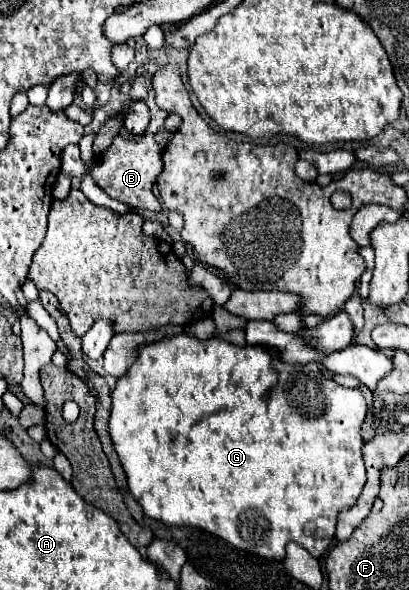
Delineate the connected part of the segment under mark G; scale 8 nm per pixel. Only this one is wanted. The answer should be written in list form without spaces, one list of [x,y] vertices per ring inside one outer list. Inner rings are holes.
[[[176,335],[172,339],[162,339],[158,343],[142,345],[136,363],[128,369],[126,377],[120,377],[116,383],[116,389],[112,391],[112,413],[110,413],[110,437],[114,441],[114,449],[120,457],[120,463],[126,471],[128,479],[128,489],[134,495],[134,499],[142,505],[144,515],[156,521],[162,521],[164,525],[176,527],[176,525],[186,525],[186,527],[198,527],[204,529],[236,549],[266,557],[266,559],[276,559],[282,561],[286,555],[286,543],[296,541],[302,545],[310,555],[320,557],[328,549],[338,513],[350,509],[358,495],[362,493],[362,487],[366,483],[366,469],[362,461],[362,437],[360,437],[360,425],[366,419],[366,399],[358,389],[346,389],[332,379],[328,379],[316,363],[292,363],[286,365],[278,359],[278,353],[266,345],[230,345],[224,339],[208,339],[200,341],[190,335]]]

